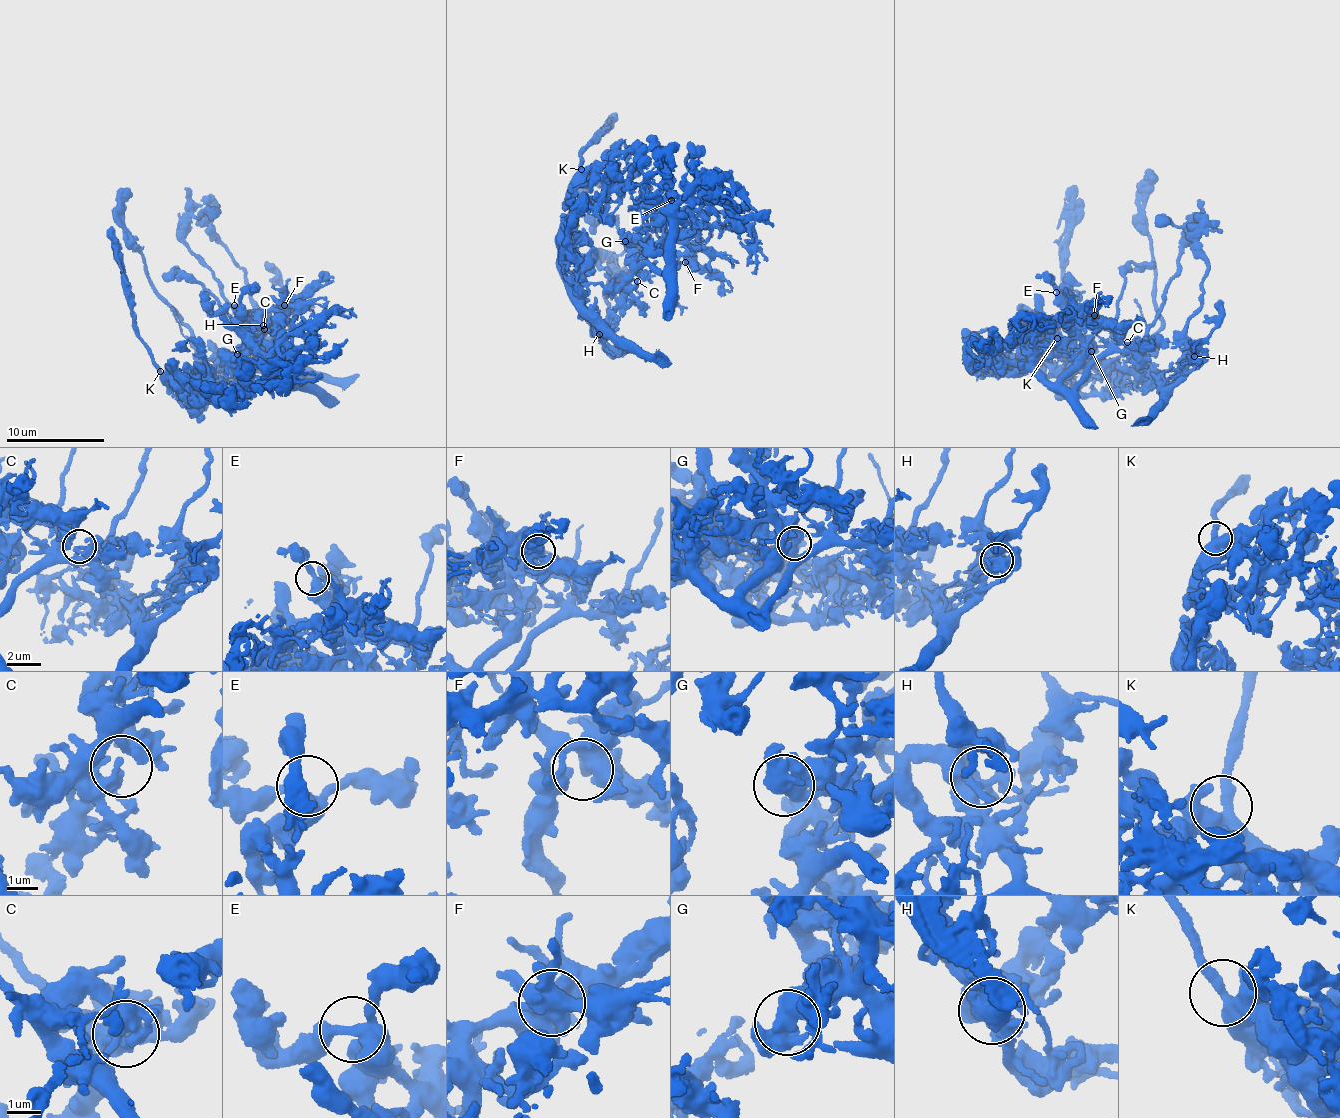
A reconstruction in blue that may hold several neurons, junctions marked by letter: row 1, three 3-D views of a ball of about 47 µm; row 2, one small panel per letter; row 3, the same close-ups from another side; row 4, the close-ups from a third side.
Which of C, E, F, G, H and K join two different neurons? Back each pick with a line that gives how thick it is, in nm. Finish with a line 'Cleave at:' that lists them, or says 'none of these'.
Cleave at: none of these

